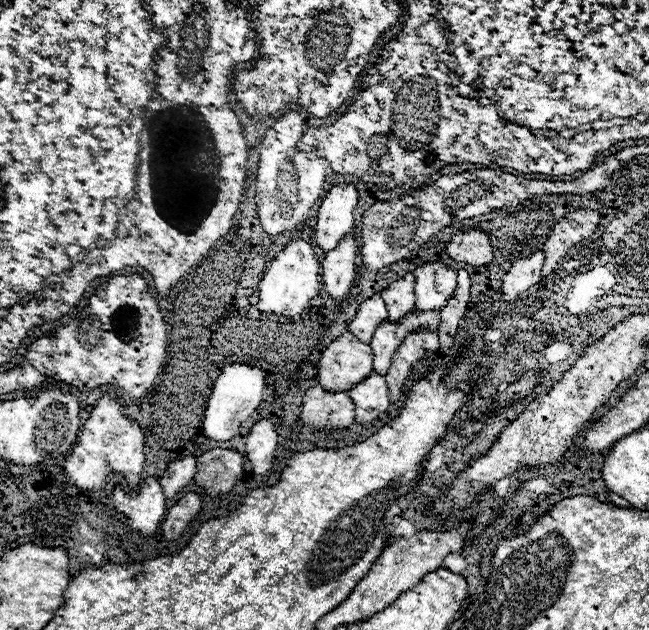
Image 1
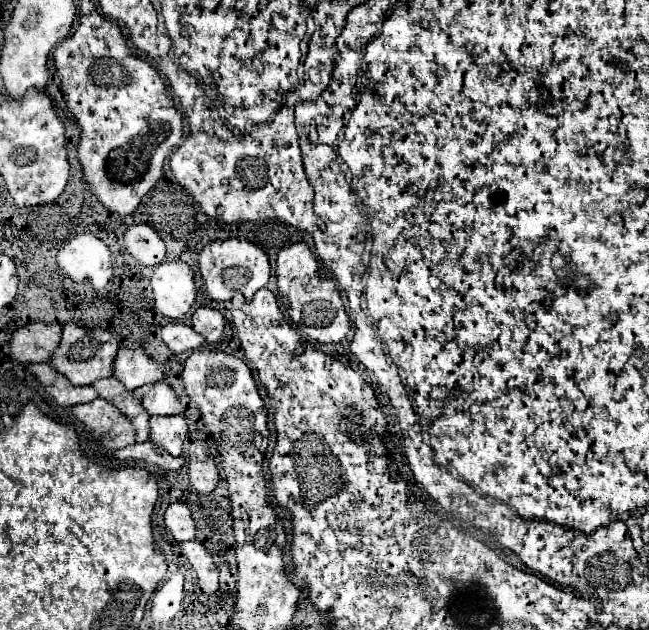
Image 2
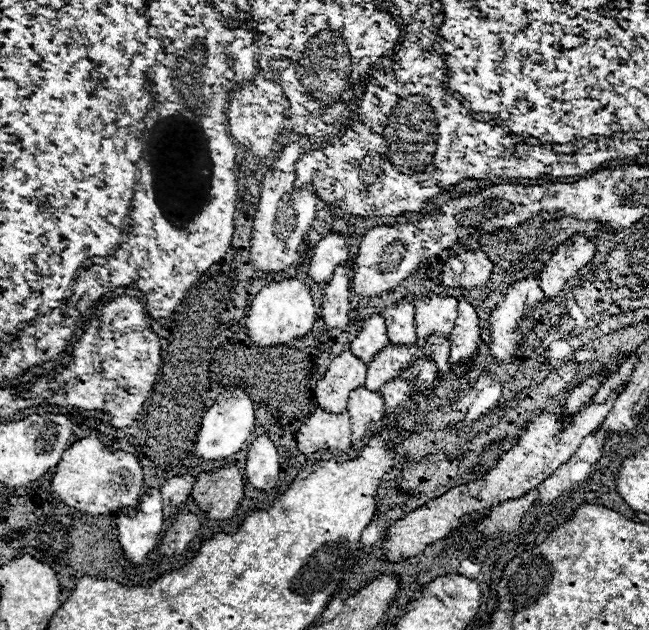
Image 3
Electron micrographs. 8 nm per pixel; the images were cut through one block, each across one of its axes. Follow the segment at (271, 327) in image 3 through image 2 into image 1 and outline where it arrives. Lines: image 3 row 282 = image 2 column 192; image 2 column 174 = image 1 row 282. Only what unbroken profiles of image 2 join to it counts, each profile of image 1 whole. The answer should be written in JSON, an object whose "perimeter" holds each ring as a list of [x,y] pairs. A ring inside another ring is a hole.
{"perimeter":[[[302,238],[292,240],[280,252],[280,256],[268,266],[262,282],[260,282],[260,296],[258,296],[258,310],[262,314],[280,314],[280,316],[298,316],[308,308],[308,302],[318,294],[320,284],[320,264],[316,260],[314,248],[304,242]]]}

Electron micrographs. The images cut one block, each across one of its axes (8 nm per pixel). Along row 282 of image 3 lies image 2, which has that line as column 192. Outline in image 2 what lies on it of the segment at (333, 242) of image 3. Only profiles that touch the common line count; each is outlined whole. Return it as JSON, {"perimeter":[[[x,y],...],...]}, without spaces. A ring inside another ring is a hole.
{"perimeter":[[[202,306],[198,308],[192,318],[192,328],[202,334],[208,342],[216,342],[220,336],[222,336],[222,330],[224,330],[224,314],[220,310],[214,310],[214,308],[208,308],[208,306]]]}

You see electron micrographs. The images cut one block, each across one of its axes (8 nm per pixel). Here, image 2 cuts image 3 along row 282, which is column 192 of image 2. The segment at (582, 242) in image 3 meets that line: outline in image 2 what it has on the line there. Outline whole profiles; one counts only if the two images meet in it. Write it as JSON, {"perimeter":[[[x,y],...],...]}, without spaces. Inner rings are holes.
{"perimeter":[[[190,540],[190,542],[182,542],[180,548],[182,548],[182,554],[194,566],[202,592],[204,594],[214,594],[218,590],[218,568],[216,568],[212,556],[208,554],[208,550],[204,548],[204,544],[198,542],[198,540]],[[210,588],[214,592],[208,592]]]}

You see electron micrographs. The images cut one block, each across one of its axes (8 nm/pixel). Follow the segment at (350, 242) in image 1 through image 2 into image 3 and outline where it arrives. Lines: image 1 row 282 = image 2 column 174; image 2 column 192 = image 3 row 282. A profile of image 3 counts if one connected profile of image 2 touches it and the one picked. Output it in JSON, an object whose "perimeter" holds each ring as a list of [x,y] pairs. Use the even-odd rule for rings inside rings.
{"perimeter":[[[340,266],[334,272],[334,280],[322,290],[324,304],[322,304],[322,318],[330,330],[344,332],[350,318],[350,268]]]}

